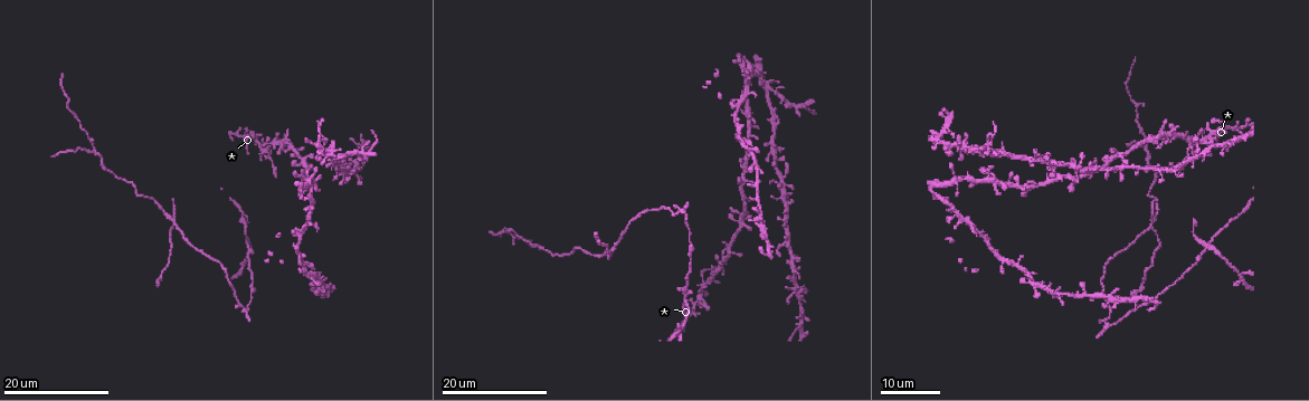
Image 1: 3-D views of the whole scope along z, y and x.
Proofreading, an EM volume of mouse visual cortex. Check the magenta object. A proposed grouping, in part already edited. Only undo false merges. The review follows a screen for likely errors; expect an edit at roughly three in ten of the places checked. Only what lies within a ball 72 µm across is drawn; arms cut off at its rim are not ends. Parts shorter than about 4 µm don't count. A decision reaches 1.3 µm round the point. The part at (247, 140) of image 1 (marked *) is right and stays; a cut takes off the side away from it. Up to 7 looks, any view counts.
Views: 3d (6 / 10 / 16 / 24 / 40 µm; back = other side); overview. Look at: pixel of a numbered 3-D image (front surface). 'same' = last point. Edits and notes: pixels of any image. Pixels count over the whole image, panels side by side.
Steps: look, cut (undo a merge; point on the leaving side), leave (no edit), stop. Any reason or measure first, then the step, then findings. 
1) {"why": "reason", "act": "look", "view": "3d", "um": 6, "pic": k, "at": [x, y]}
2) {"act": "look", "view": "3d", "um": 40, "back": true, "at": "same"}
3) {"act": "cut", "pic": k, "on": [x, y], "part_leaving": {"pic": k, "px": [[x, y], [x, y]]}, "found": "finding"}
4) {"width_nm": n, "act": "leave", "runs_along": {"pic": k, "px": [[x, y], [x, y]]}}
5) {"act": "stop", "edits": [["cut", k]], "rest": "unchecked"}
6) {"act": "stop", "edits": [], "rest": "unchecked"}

{"why": "four-way junction", "act": "look", "view": "3d", "um": 24, "pic": 1, "at": [613, 250]}

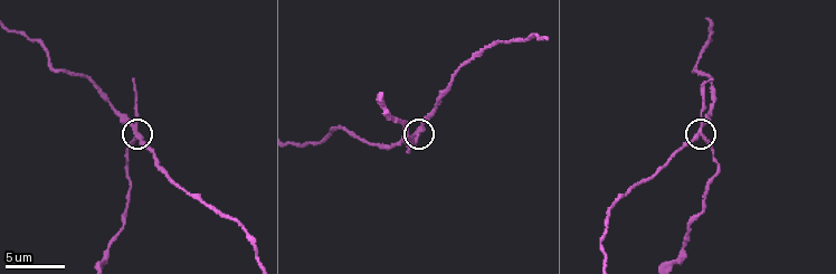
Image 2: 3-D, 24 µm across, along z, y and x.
{"act": "look", "view": "3d", "um": 6, "pic": 2, "at": [136, 131]}

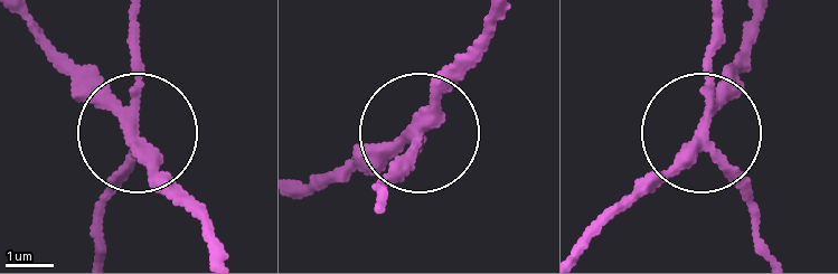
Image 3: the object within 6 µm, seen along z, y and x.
{"side_arm_um": 15, "arms": 4, "act": "cut", "pic": 3, "on": [109, 186], "found": "a second neuron is stuck on"}

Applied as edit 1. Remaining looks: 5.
{"why": "sudden change in width", "act": "look", "view": "3d", "um": 24, "pic": 1, "at": [231, 135]}

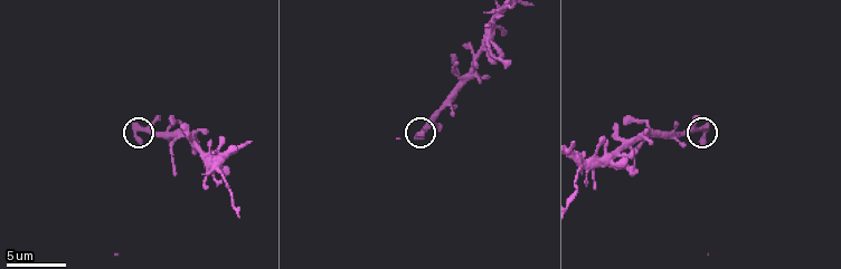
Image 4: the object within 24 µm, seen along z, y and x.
{"why": "closer look", "act": "look", "view": "3d", "um": 6, "pic": 4, "at": [705, 131]}

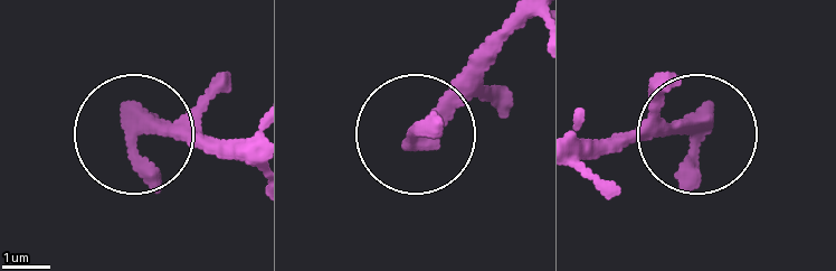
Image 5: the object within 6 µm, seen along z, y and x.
{"act": "leave", "runs_along": {"pic": 5, "px": [[250, 155], [134, 130]]}, "found": "continuous, no second neuron"}

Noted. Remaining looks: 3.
{"act": "look", "view": "3d", "um": 10, "pic": 4, "at": [653, 132]}

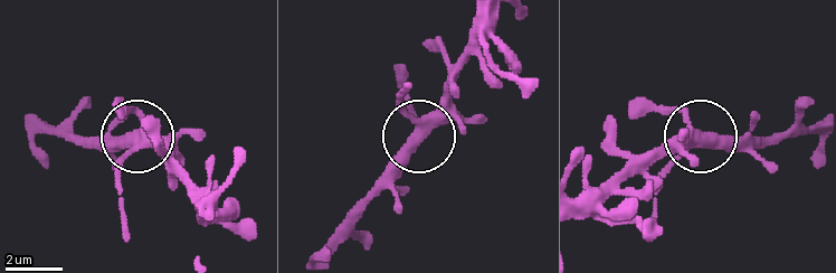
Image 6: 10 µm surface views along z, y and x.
{"side_arm_um": 17, "arms": 4, "act": "leave", "found": "one neuron here"}

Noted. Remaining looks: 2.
{"why": "four or more arms meet", "act": "look", "view": "3d", "um": 24, "pic": 1, "at": [686, 298]}

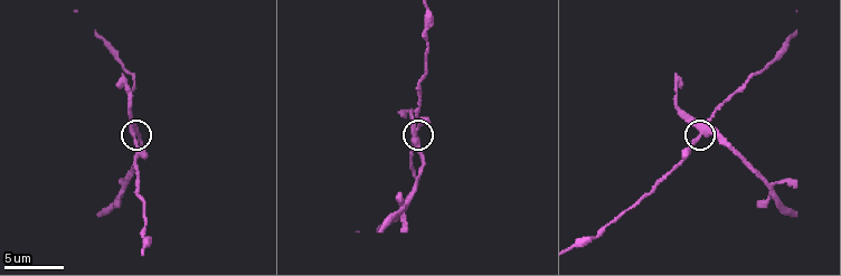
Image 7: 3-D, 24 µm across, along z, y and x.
{"why": "zoom in", "act": "look", "view": "3d", "um": 10, "pic": 7, "at": [704, 131]}

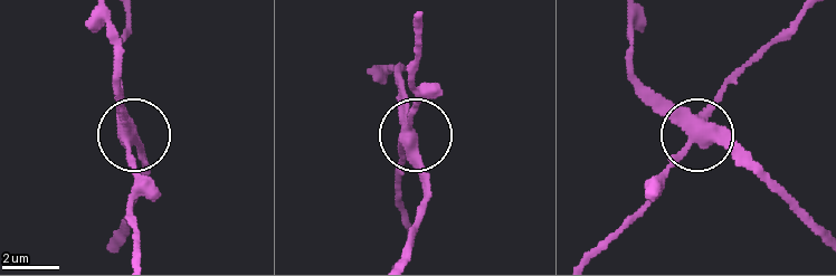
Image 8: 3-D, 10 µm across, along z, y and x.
{"act": "cut", "pic": 8, "on": [406, 94], "part_leaving": {"pic": 8, "px": [[408, 134], [408, 154], [423, 182], [423, 211], [408, 255]]}, "found": "two neurons meet here"}

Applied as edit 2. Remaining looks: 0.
{"act": "stop", "edits": [["cut", 3], ["cut", 8]], "rest": "unchecked"}

